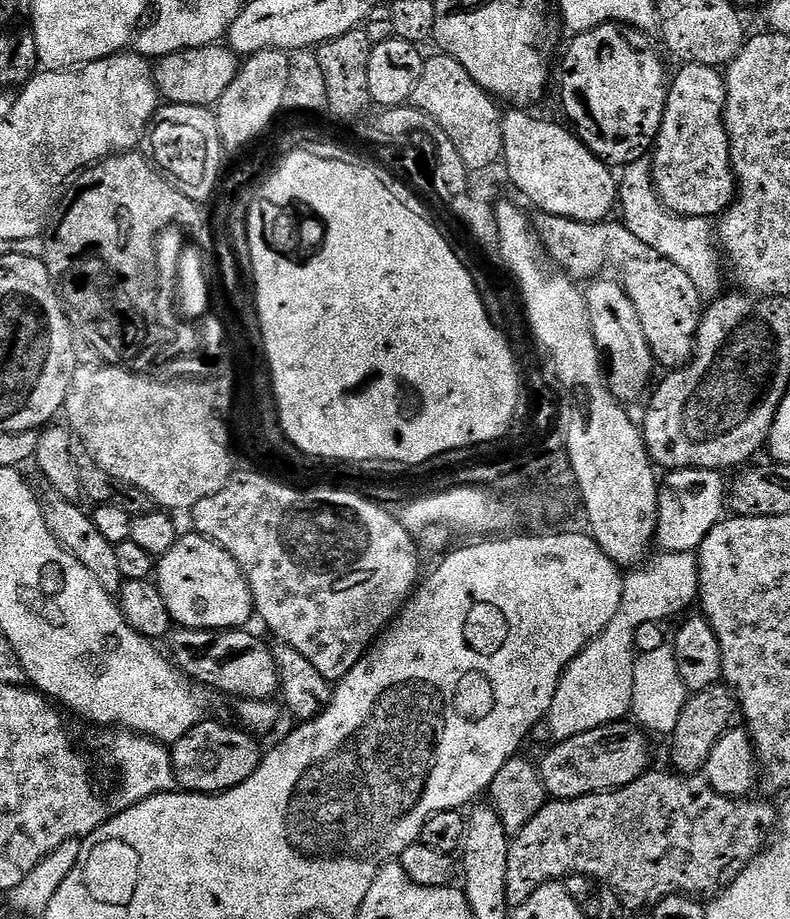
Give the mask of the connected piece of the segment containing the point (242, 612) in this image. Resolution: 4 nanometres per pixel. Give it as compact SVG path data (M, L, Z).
M191 534L181 535L170 546L165 556L159 557L154 568L154 583L166 601L166 610L170 610L173 621L180 628L203 628L205 630L240 630L245 627L248 619L253 619L254 605L252 603L252 591L234 558L222 550L213 540L205 536Z

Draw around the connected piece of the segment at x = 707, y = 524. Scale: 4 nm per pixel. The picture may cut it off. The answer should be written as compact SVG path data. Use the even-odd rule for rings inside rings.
M678 468L659 481L655 547L660 552L696 552L700 543L726 516L726 480L710 468Z

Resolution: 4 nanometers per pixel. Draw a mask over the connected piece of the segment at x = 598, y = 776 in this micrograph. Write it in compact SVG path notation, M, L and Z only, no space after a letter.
M621 722L553 743L544 761L538 764L545 793L552 800L573 800L595 792L624 788L649 771L648 744L644 739L645 733L639 727Z

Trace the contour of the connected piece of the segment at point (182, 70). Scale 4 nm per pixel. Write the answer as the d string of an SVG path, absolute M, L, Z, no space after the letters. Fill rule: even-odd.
M220 42L207 44L204 48L175 52L163 57L155 65L156 90L170 104L212 108L218 104L223 94L229 89L231 82L238 75L241 65L236 53Z

